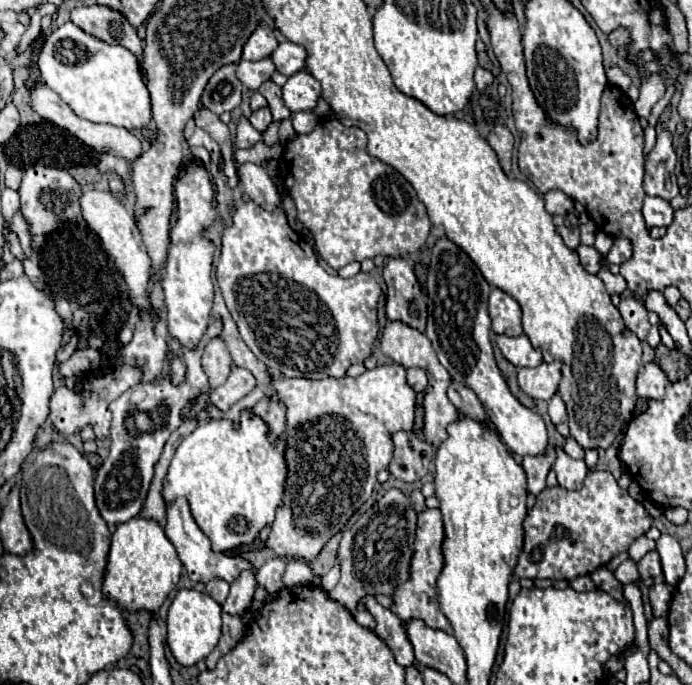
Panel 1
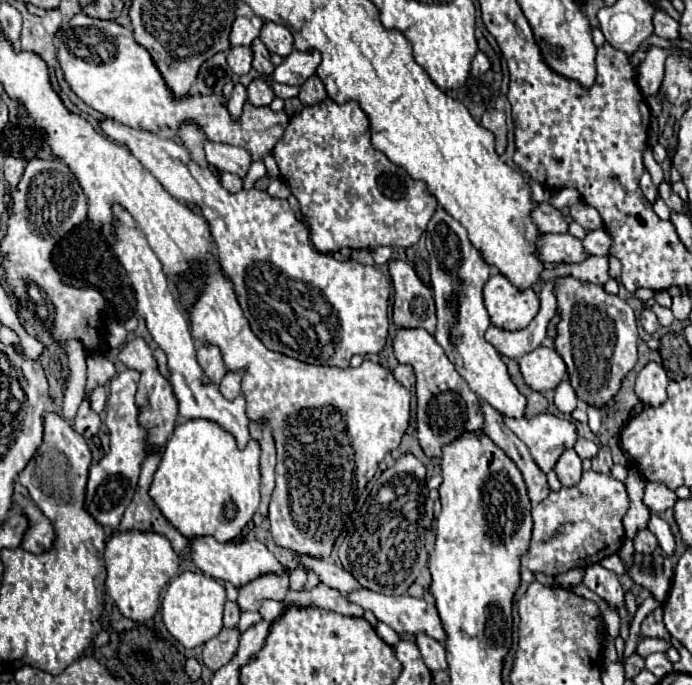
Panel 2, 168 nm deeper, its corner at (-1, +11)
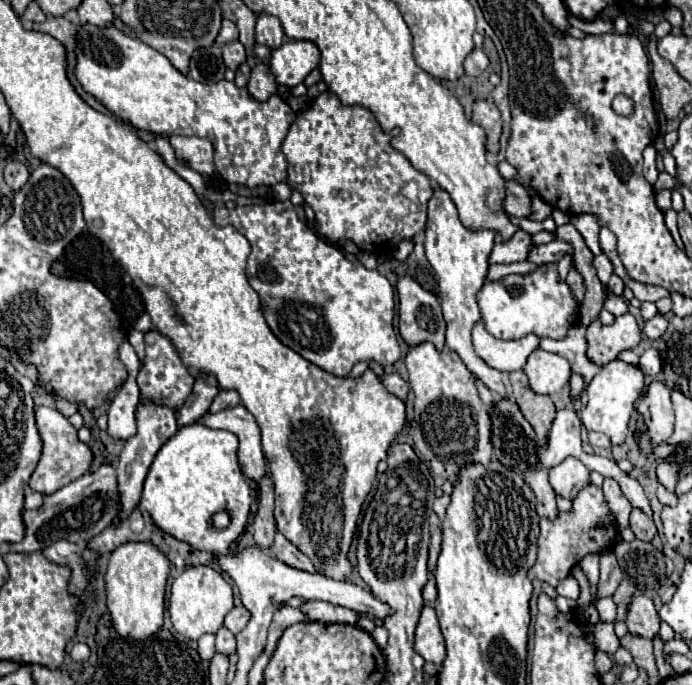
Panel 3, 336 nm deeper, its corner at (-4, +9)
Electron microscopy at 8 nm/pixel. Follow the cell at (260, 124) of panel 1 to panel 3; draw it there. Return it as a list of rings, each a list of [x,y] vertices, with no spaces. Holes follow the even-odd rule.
[[[258,63],[252,69],[250,81],[248,81],[248,93],[256,101],[268,101],[272,95],[278,93],[278,83],[276,83],[276,79],[266,63]]]

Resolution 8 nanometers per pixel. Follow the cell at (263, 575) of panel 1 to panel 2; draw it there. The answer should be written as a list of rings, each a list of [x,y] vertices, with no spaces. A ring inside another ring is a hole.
[[[263,575],[255,581],[251,581],[249,585],[239,589],[239,597],[237,597],[237,607],[243,611],[259,611],[261,603],[265,599],[277,599],[283,601],[285,593],[289,589],[289,577],[287,575]]]

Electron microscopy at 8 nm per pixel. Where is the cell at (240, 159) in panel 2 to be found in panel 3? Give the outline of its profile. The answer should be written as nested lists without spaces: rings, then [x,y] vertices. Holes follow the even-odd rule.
[[[170,137],[170,145],[176,151],[176,157],[188,161],[188,167],[202,175],[212,175],[214,173],[214,145],[210,139],[200,139],[200,137]]]

